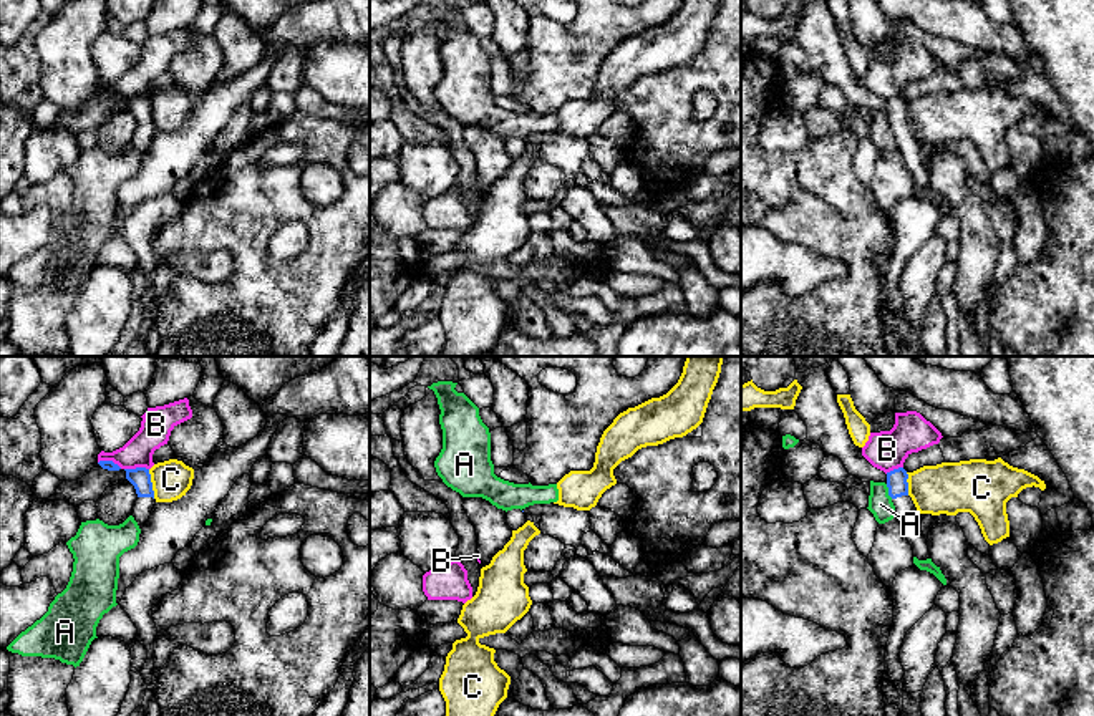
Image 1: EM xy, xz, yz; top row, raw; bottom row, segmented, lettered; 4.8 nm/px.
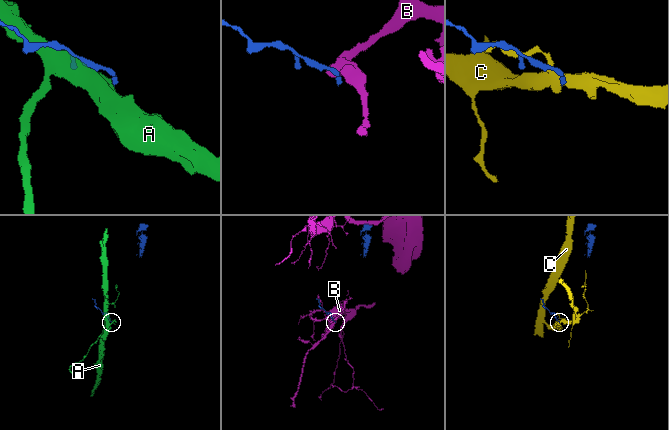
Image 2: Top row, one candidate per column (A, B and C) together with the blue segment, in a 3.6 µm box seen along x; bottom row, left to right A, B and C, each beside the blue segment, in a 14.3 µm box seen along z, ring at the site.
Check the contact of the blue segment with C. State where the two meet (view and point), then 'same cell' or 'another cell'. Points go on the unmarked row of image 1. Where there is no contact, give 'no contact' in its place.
meets blue in xy at (151, 113); another cell

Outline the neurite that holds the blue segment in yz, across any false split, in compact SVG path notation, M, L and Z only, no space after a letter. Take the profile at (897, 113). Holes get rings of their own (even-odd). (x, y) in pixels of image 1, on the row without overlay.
M903 96L887 101L888 124L895 134L895 144L902 152L905 166L912 174L913 186L918 189L930 187L927 167L922 161L922 144L908 124L908 103Z

